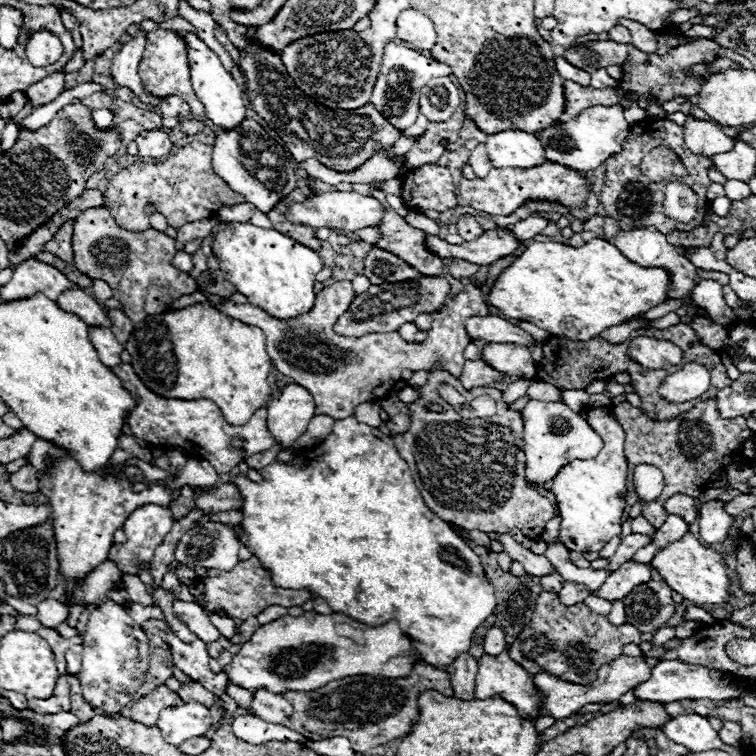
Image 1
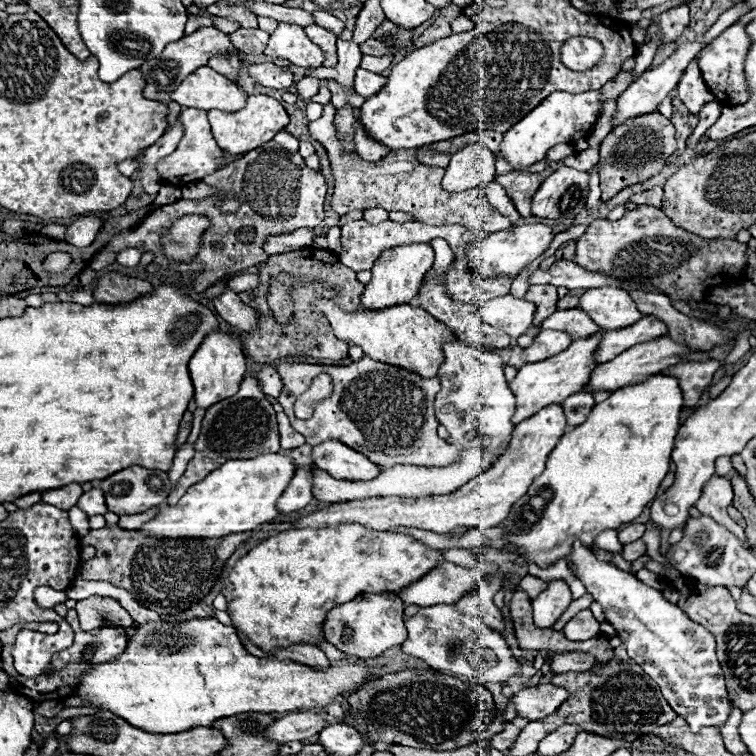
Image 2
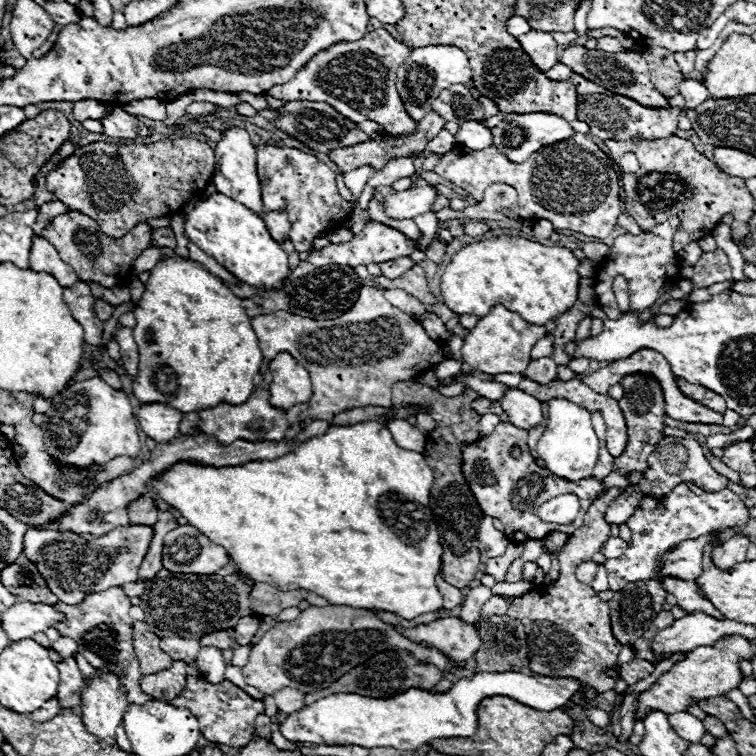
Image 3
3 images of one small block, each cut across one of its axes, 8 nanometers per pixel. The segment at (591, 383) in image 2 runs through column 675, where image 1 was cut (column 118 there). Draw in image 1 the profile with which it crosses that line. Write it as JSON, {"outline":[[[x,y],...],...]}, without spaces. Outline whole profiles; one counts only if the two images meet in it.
{"outline":[[[90,328],[90,340],[106,366],[112,368],[114,364],[122,362],[120,354],[124,352],[124,346],[118,342],[110,328]]]}

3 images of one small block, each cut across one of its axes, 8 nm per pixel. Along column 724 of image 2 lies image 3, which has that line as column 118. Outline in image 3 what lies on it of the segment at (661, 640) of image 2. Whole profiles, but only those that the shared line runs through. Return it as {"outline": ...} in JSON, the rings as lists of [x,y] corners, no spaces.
{"outline":[[[96,670],[96,680],[82,694],[82,722],[90,734],[100,740],[100,748],[114,744],[114,732],[128,710],[124,690],[114,676]]]}

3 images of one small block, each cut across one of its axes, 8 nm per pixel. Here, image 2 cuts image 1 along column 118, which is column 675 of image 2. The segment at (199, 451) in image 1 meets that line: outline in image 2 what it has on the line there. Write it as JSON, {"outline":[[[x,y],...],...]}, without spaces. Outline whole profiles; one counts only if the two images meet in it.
{"outline":[[[708,360],[708,362],[680,362],[680,364],[674,364],[674,368],[666,368],[666,370],[660,372],[660,374],[664,374],[664,376],[674,376],[674,378],[678,380],[678,386],[680,386],[682,396],[684,396],[684,410],[694,410],[694,408],[698,406],[698,402],[700,402],[702,392],[712,384],[712,376],[714,376],[714,372],[716,372],[720,366],[722,366],[722,362],[718,362],[718,360]]]}

